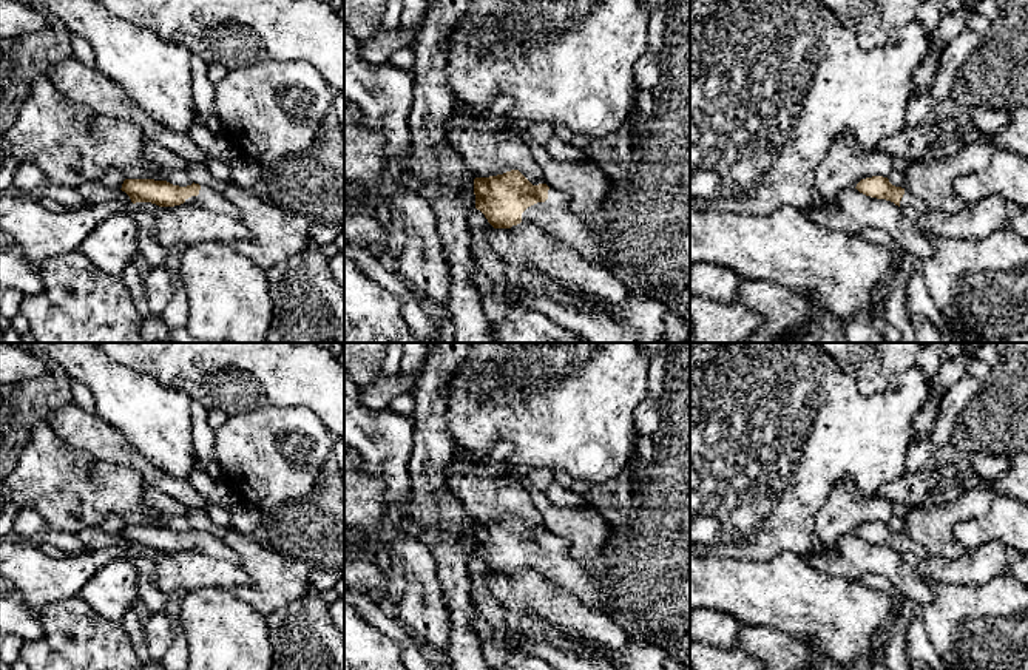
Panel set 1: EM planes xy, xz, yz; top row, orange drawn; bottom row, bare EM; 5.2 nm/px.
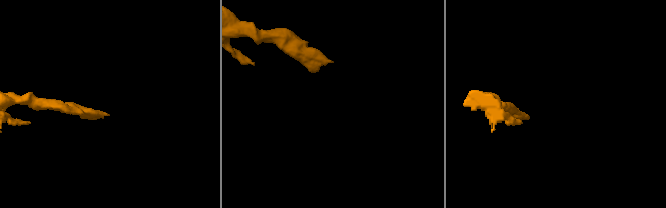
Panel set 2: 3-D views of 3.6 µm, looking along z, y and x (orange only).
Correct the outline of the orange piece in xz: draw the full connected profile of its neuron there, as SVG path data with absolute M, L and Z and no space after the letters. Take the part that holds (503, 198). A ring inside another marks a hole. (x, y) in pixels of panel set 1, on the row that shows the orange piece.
M519 170L474 179L475 208L494 228L534 224L557 244L573 249L585 259L605 266L604 247L582 218L571 210L571 196L533 185Z

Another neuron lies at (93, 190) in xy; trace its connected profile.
M88 181L77 187L77 191L85 204L102 202L102 201L125 201L131 202L130 196L122 190L110 190L99 181Z

